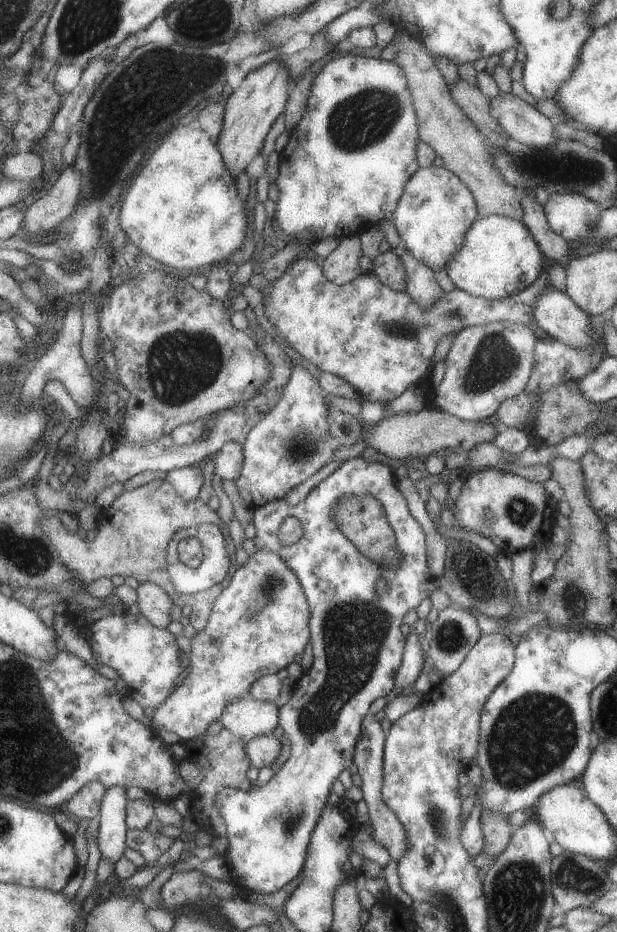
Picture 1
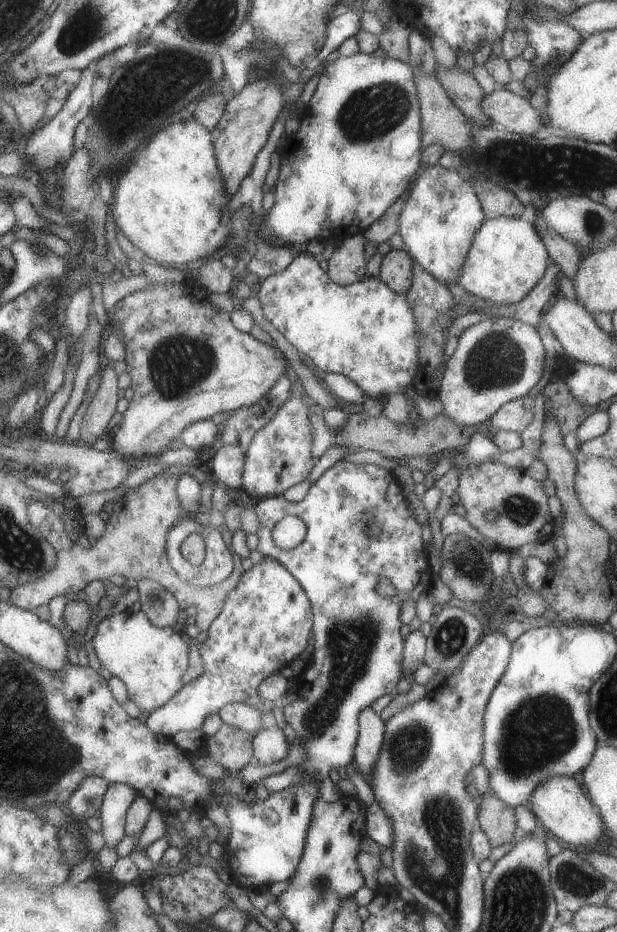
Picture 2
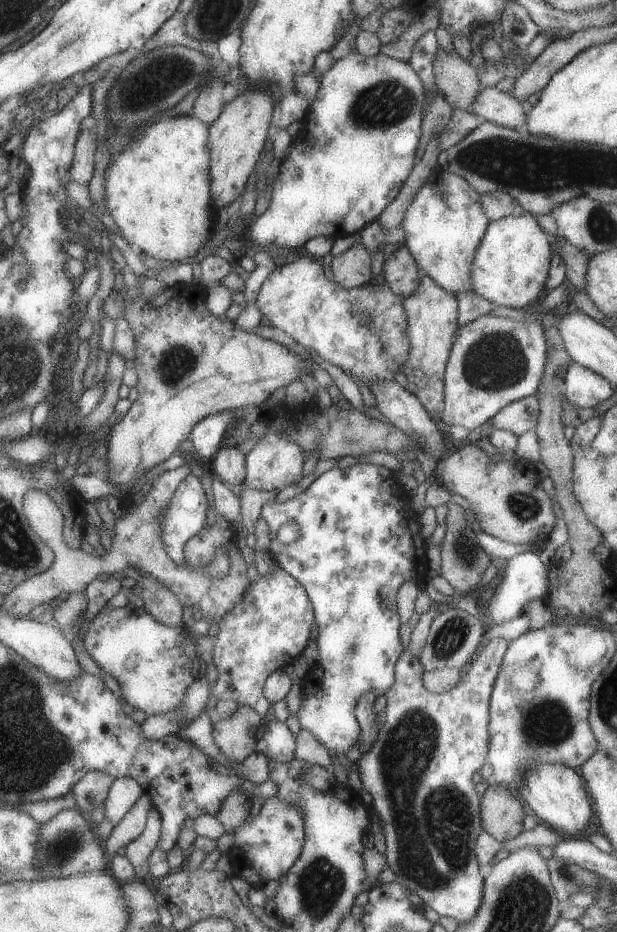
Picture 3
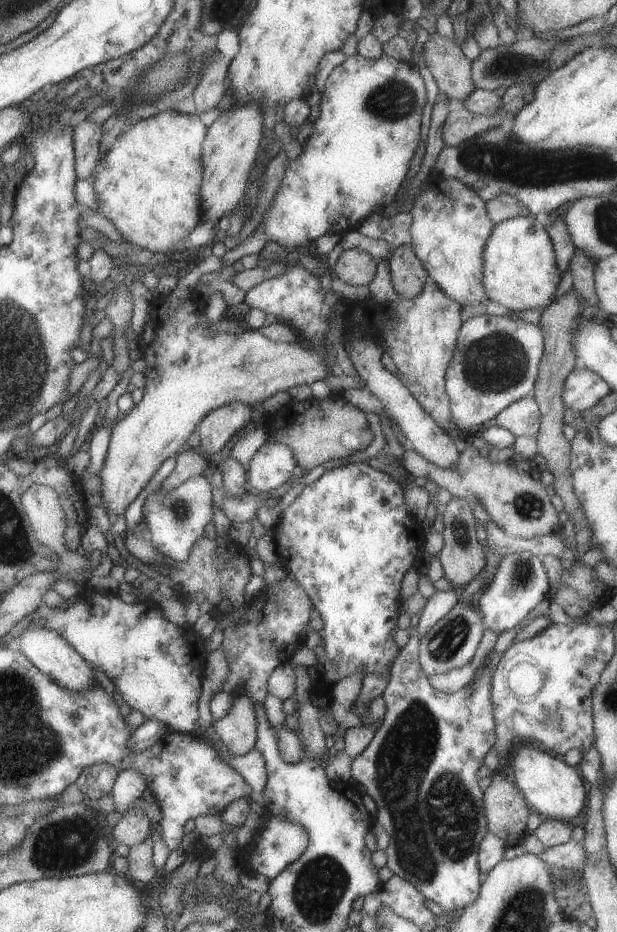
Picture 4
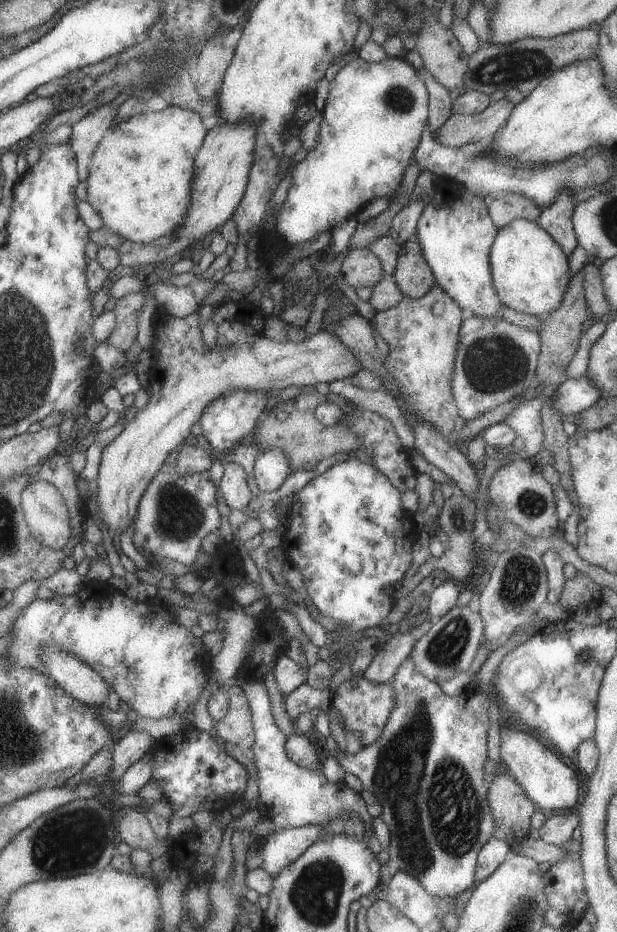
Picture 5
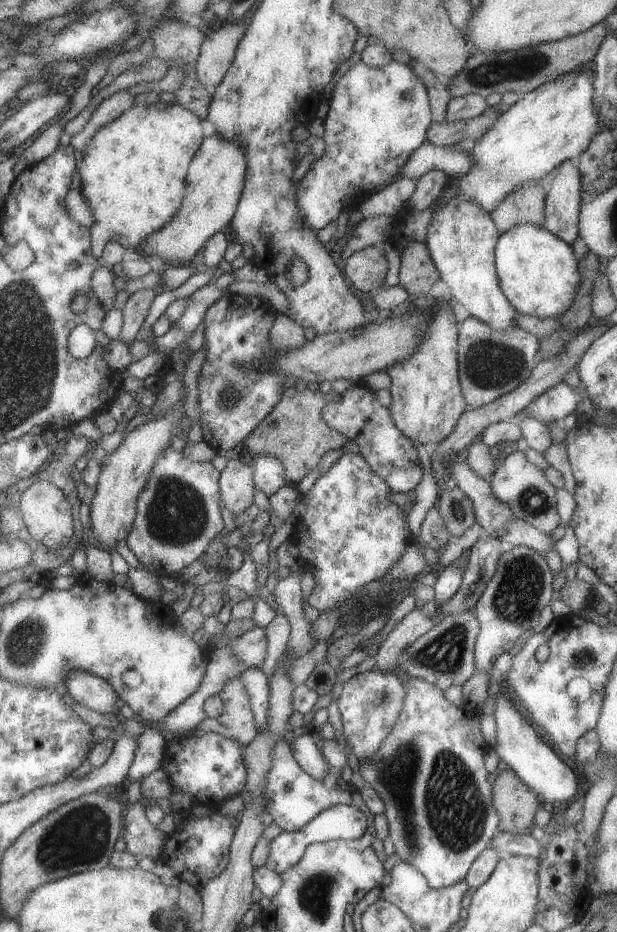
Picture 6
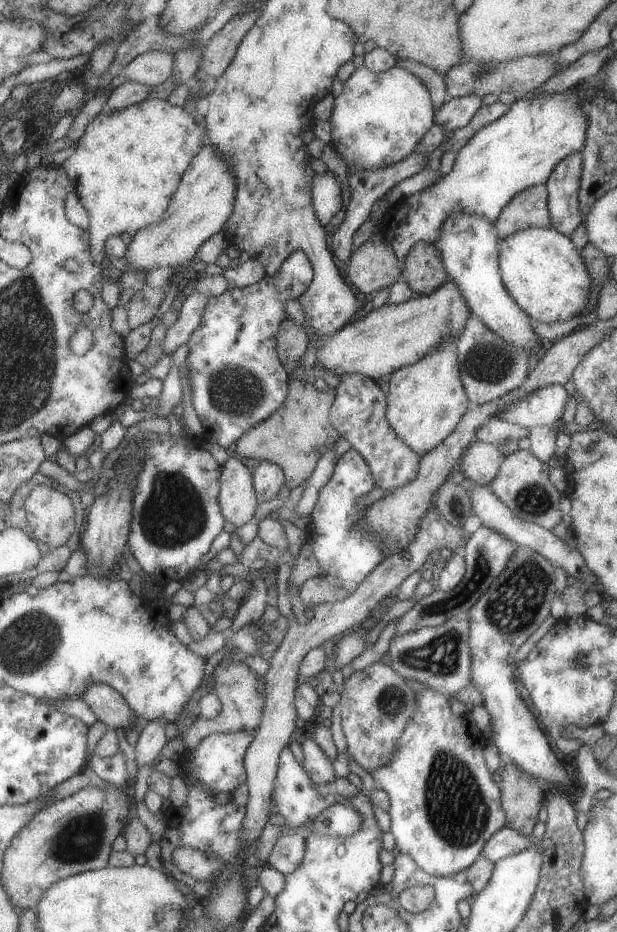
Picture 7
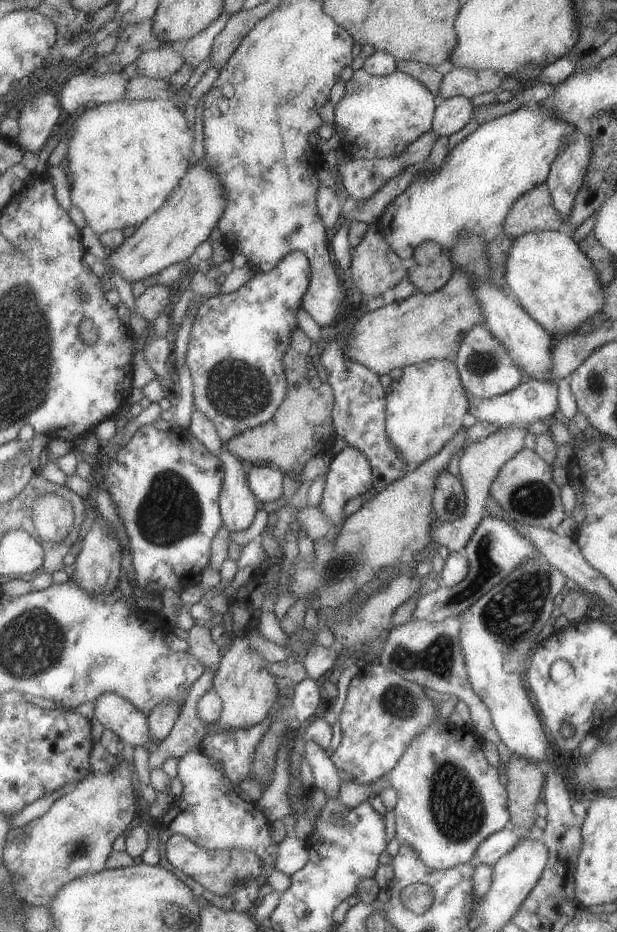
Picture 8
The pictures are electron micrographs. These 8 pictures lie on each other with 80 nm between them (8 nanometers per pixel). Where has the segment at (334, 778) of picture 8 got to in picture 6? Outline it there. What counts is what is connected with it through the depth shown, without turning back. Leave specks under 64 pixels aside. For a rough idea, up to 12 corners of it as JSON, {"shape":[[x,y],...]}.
{"shape":[[309,732],[289,746],[298,765],[322,781],[330,766]]}

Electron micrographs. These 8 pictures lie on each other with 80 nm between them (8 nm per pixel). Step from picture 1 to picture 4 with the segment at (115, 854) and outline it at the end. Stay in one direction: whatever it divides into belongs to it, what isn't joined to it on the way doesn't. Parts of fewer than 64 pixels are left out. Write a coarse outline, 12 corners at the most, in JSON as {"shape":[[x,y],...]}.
{"shape":[[136,770],[116,774],[110,790],[115,811],[123,813],[146,788]]}

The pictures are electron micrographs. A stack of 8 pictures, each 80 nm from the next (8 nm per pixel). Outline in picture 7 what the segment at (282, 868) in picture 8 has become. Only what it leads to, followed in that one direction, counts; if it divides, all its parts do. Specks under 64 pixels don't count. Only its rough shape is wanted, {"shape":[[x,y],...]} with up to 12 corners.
{"shape":[[279,836],[266,859],[282,875],[304,857],[306,838]]}

